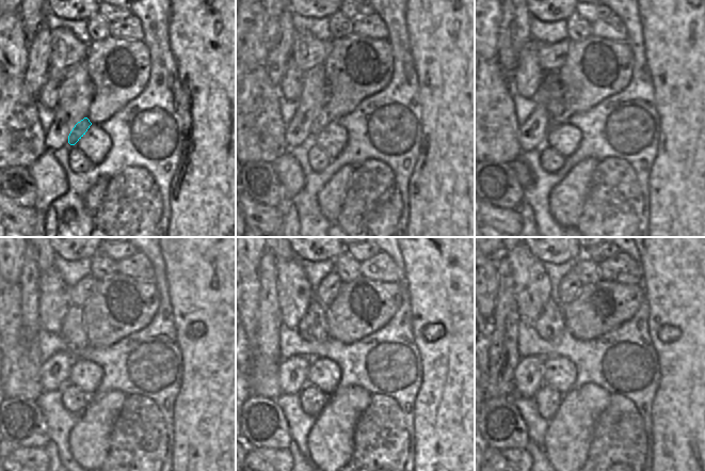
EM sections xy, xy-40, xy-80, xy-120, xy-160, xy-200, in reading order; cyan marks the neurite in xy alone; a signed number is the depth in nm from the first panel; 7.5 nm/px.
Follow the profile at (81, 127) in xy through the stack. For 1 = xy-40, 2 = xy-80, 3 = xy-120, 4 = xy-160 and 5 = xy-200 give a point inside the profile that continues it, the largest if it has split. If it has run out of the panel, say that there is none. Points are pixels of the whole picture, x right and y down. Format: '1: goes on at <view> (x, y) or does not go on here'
1: goes on at xy-40 (322, 119)
2: goes on at xy-80 (550, 92)
3: goes on at xy-120 (73, 331)
4: goes on at xy-160 (313, 327)
5: goes on at xy-200 (550, 325)

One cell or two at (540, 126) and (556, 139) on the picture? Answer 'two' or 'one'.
two

